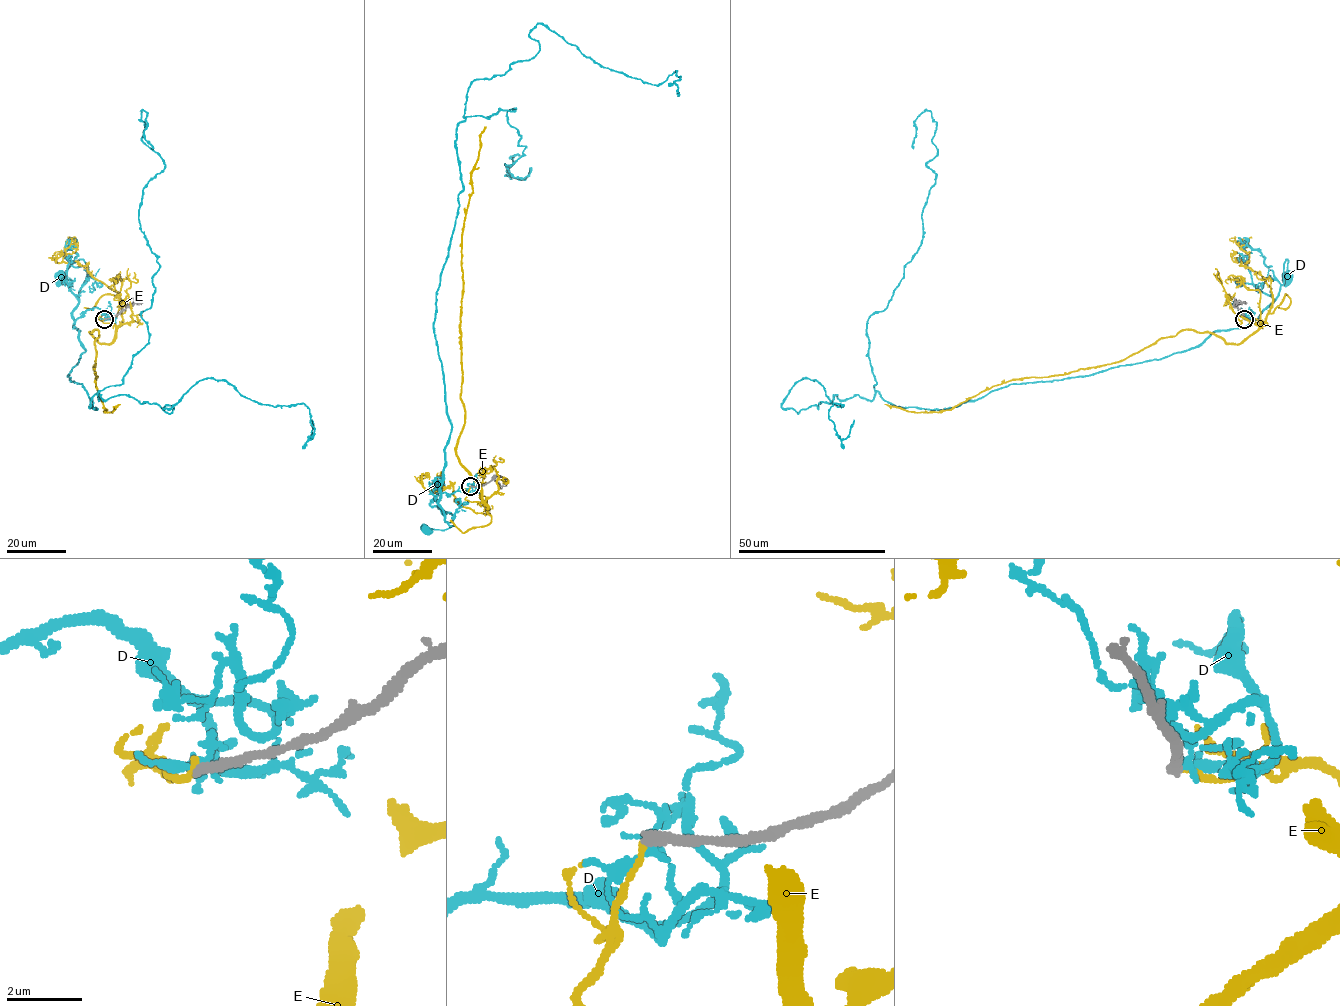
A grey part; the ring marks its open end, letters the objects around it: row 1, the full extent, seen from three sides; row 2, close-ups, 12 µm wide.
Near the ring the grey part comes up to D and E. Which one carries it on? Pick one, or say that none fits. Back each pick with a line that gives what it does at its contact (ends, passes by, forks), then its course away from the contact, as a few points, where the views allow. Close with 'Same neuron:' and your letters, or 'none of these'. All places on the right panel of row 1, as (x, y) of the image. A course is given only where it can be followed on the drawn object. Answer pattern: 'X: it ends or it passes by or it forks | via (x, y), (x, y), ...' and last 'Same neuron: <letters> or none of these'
Same neuron: none of these

